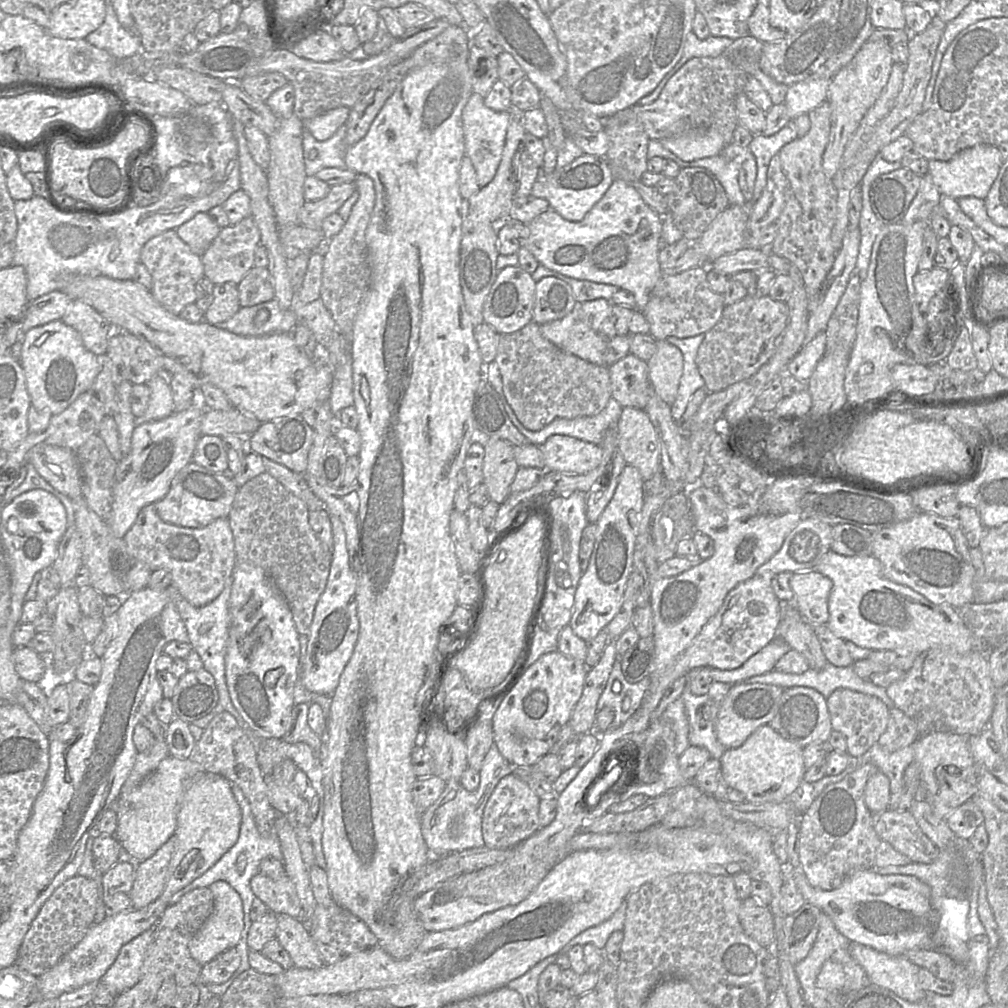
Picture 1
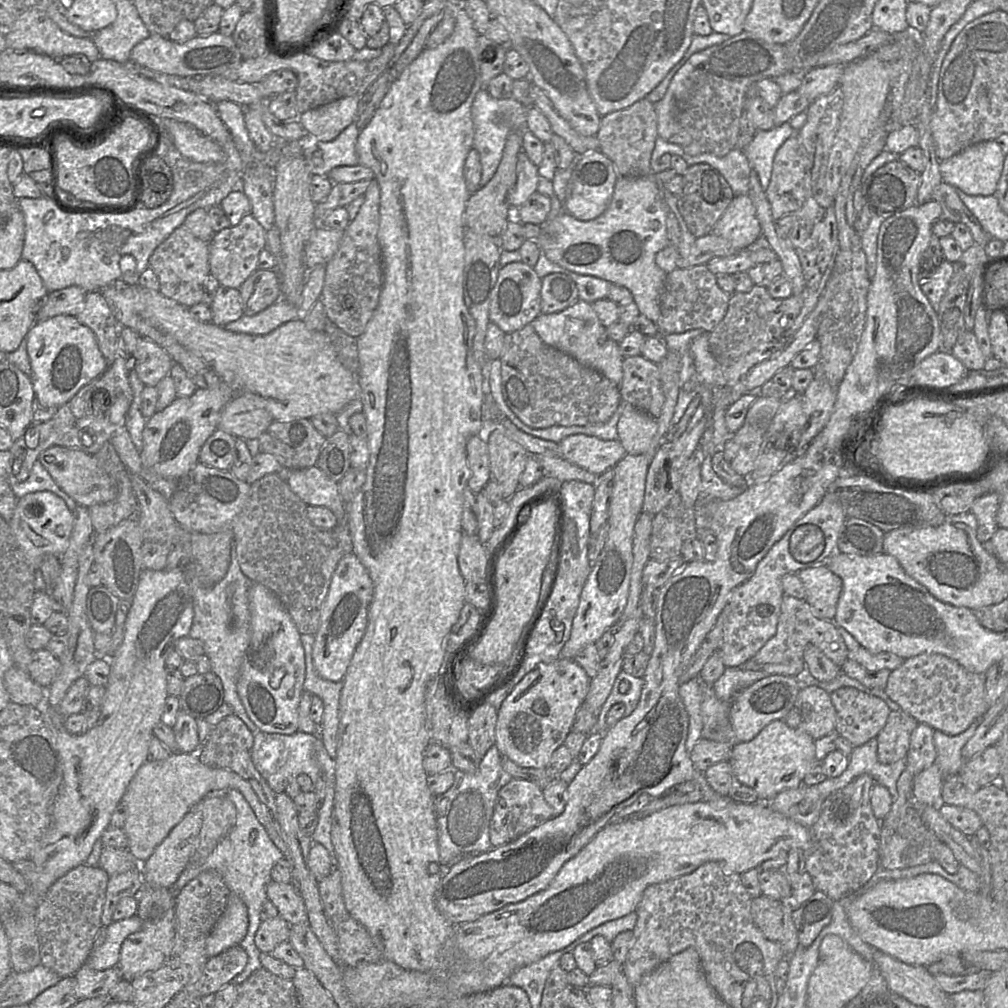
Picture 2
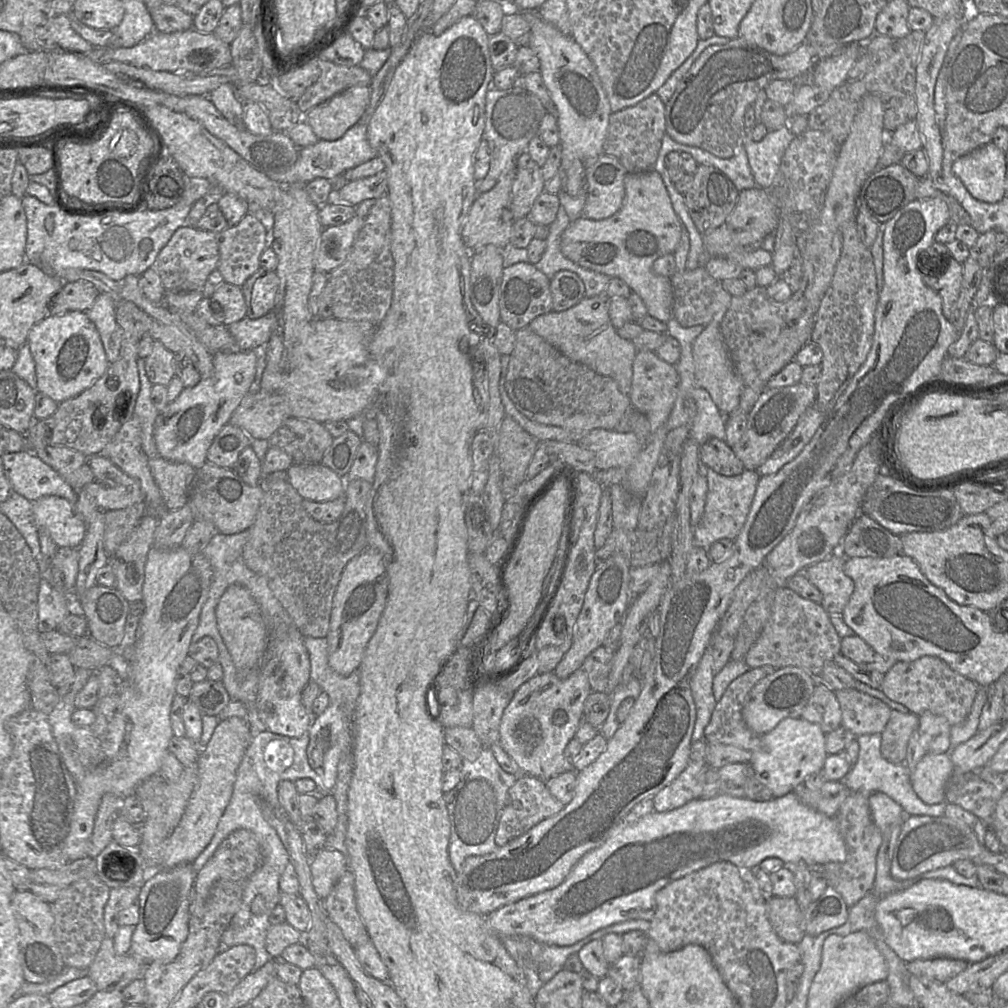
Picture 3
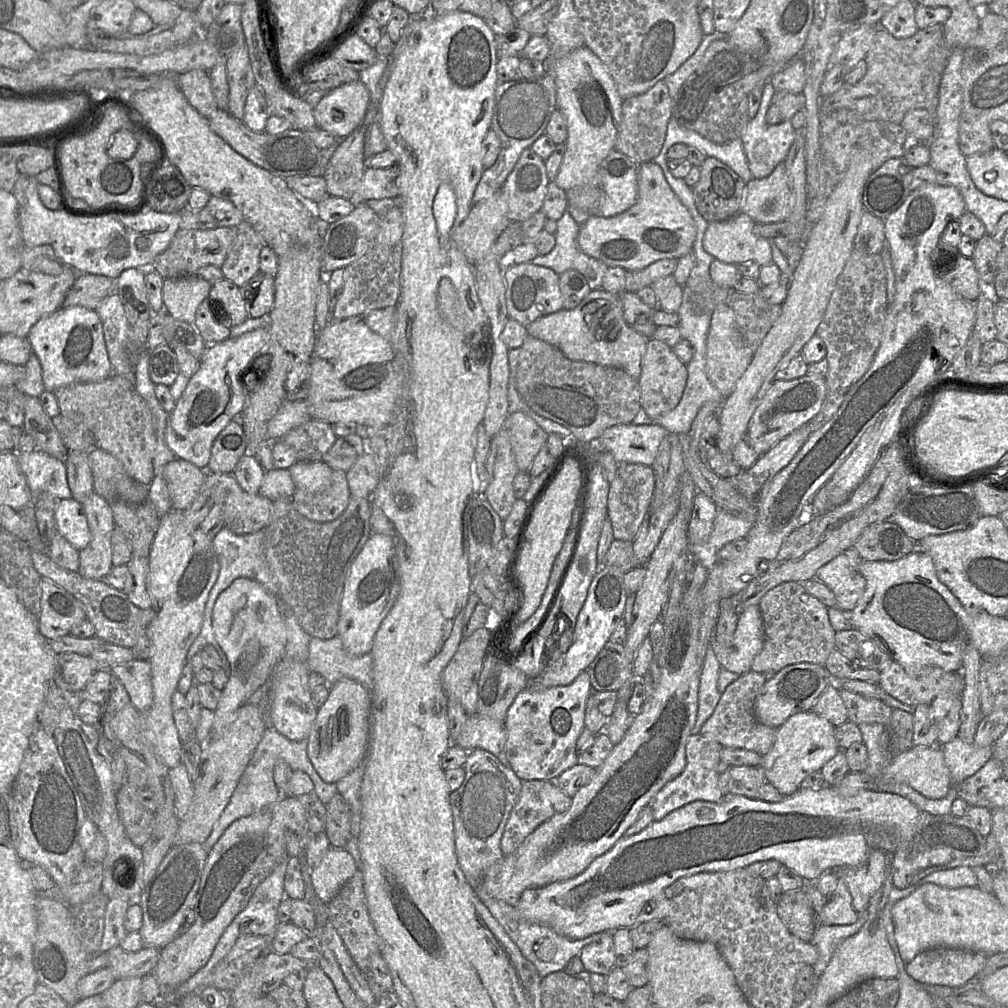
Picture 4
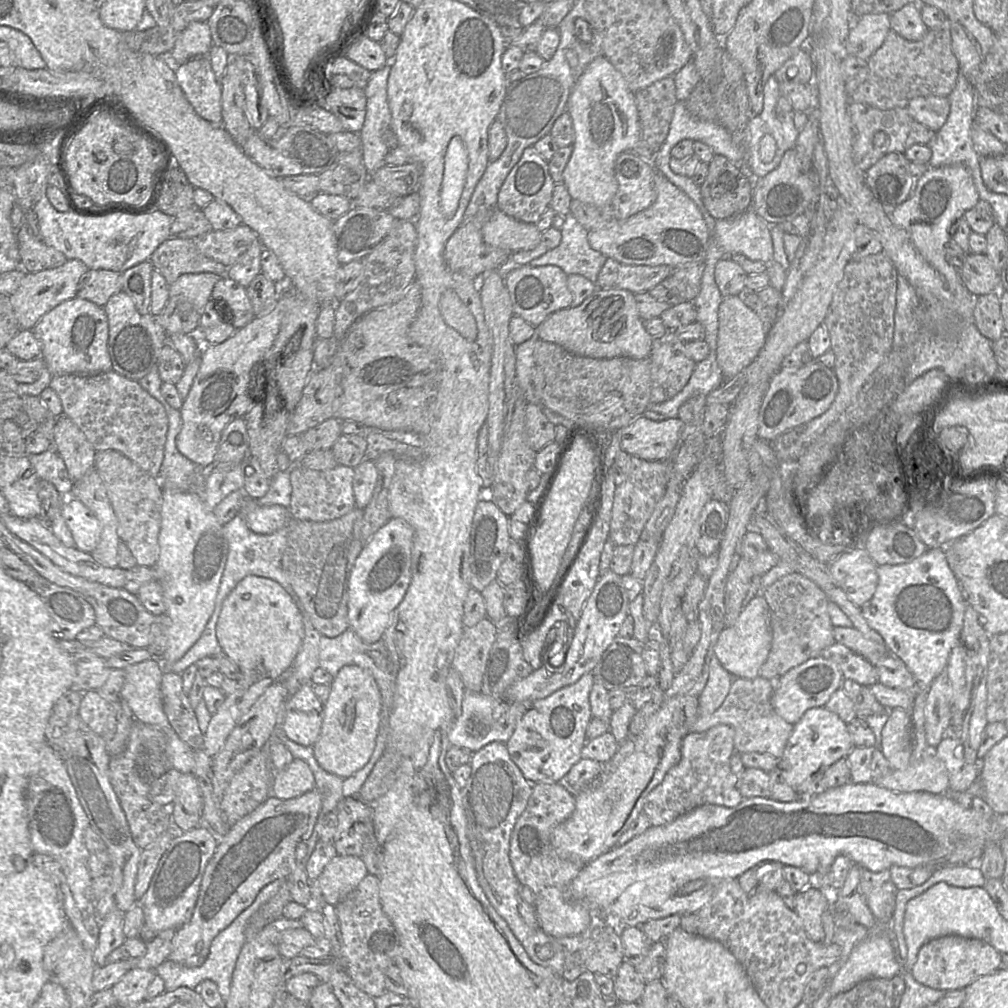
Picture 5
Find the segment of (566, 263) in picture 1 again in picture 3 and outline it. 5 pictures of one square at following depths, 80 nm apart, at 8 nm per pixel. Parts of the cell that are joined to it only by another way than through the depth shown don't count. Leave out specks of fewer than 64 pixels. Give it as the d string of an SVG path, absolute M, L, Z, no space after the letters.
M653 168L644 172L628 173L624 180L624 186L625 186L625 196L622 202L622 206L614 215L602 220L593 220L585 217L580 217L570 222L570 224L564 230L561 236L561 251L567 258L569 258L573 262L577 263L578 265L584 268L606 274L609 277L618 277L622 279L630 287L632 292L635 292L641 297L641 299L643 300L647 308L648 315L662 322L667 323L668 320L674 318L673 317L674 299L673 299L673 287L672 287L671 279L670 277L656 274L652 269L652 265L657 258L665 254L674 253L674 250L681 237L682 223L673 209L672 202L669 197L667 188L663 182L662 176Z

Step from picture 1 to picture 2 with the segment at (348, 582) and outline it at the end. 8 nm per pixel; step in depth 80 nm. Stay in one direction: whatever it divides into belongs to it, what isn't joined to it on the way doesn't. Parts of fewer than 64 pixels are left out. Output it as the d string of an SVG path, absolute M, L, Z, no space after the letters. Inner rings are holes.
M317 465L290 469L287 483L307 505L324 506L331 510L338 523L345 516L345 503L338 483L330 479ZM354 553L342 557L332 575L321 607L320 626L314 635L312 658L315 669L322 678L334 682L343 681L367 628L373 589L372 579L358 557Z

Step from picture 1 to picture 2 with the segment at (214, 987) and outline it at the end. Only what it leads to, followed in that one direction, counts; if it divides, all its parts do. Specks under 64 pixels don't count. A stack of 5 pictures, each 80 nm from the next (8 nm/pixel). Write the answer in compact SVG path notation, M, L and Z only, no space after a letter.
M229 789L227 791L228 798L234 803L237 809L237 820L233 828L217 843L214 850L211 852L209 856L206 858L198 858L198 854L194 854L193 857L190 859L189 864L183 870L181 875L179 876L178 880L174 885L171 887L175 895L179 893L192 879L198 876L201 872L212 870L217 872L229 889L236 893L237 896L241 898L243 903L247 908L248 914L248 927L245 937L241 940L239 945L245 950L248 956L248 962L241 973L235 976L230 983L225 985L223 988L227 987L228 985L234 985L237 983L243 982L247 979L253 972L262 968L260 962L260 953L261 951L255 945L254 937L256 934L257 929L259 928L262 920L260 918L260 912L262 905L265 901L268 900L266 894L266 888L268 884L272 881L271 879L271 870L273 866L280 860L285 859L283 853L278 849L278 847L273 843L273 841L268 836L265 828L263 825L258 821L253 809L251 808L248 801L245 799L243 794L237 789Z

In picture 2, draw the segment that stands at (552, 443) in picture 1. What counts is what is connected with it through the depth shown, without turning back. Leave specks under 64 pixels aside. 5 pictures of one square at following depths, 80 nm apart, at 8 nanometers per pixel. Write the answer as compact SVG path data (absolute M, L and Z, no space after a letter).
M584 434L567 436L558 442L558 446L561 456L565 460L597 476L613 468L627 454L619 439L603 440Z

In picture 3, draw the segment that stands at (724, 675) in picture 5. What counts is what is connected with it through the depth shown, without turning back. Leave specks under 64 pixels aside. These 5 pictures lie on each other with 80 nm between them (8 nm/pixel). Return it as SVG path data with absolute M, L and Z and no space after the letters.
M710 645L705 649L698 667L691 679L690 687L696 706L696 721L691 741L704 739L704 729L710 721L712 712L717 704L713 694L713 648Z

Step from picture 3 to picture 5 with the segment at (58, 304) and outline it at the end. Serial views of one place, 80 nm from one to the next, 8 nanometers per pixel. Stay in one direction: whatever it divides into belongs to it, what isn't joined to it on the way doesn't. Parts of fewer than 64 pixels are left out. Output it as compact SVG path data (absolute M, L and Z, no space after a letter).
M89 270L80 280L77 298L104 307L109 298L122 291L122 273L111 270Z

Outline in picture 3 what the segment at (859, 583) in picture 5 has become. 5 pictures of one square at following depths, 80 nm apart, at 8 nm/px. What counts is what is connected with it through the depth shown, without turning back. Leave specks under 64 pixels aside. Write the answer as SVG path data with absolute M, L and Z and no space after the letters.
M834 552L803 573L822 594L821 606L828 614L842 613L854 591L854 582L844 572L846 557Z

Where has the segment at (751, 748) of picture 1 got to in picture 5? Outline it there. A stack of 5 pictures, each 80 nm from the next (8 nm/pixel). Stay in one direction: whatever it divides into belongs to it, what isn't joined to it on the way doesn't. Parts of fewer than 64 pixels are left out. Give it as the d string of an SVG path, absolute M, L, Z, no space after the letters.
M825 707L812 708L793 725L783 756L779 759L778 768L782 770L786 782L800 794L809 778L813 775L823 775L830 765L847 757L853 748L847 724L838 715Z

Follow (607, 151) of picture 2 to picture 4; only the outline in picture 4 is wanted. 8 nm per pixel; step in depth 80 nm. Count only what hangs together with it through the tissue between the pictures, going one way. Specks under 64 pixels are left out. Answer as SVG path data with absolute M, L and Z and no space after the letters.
M660 81L645 93L624 100L614 150L626 155L639 165L654 162L663 147L671 119L672 98L665 81Z

